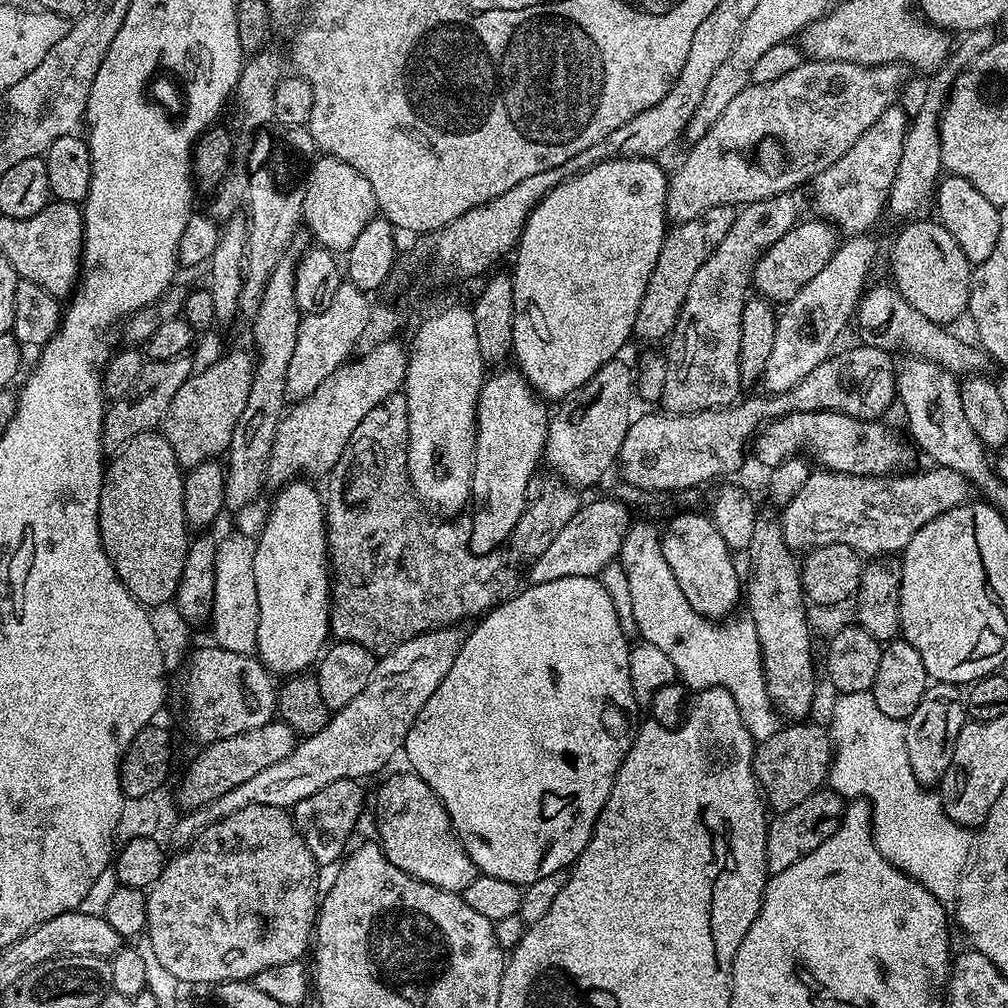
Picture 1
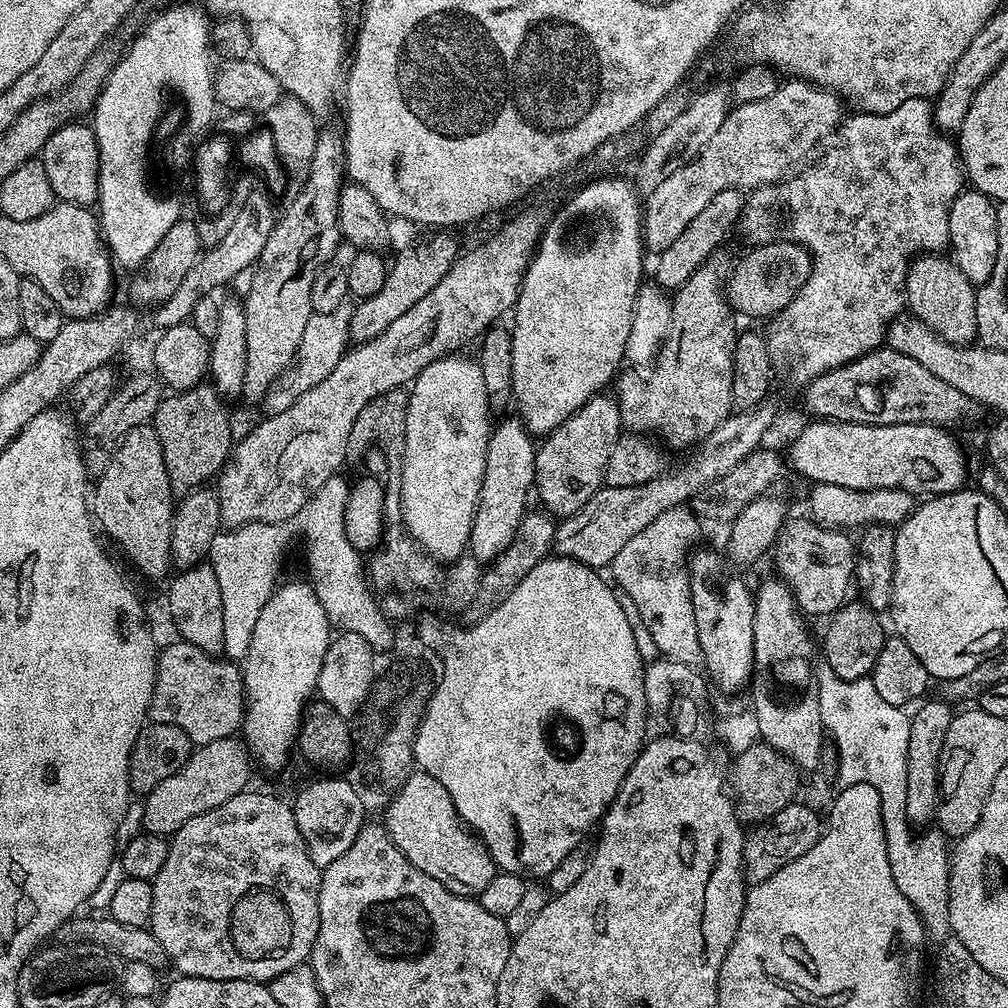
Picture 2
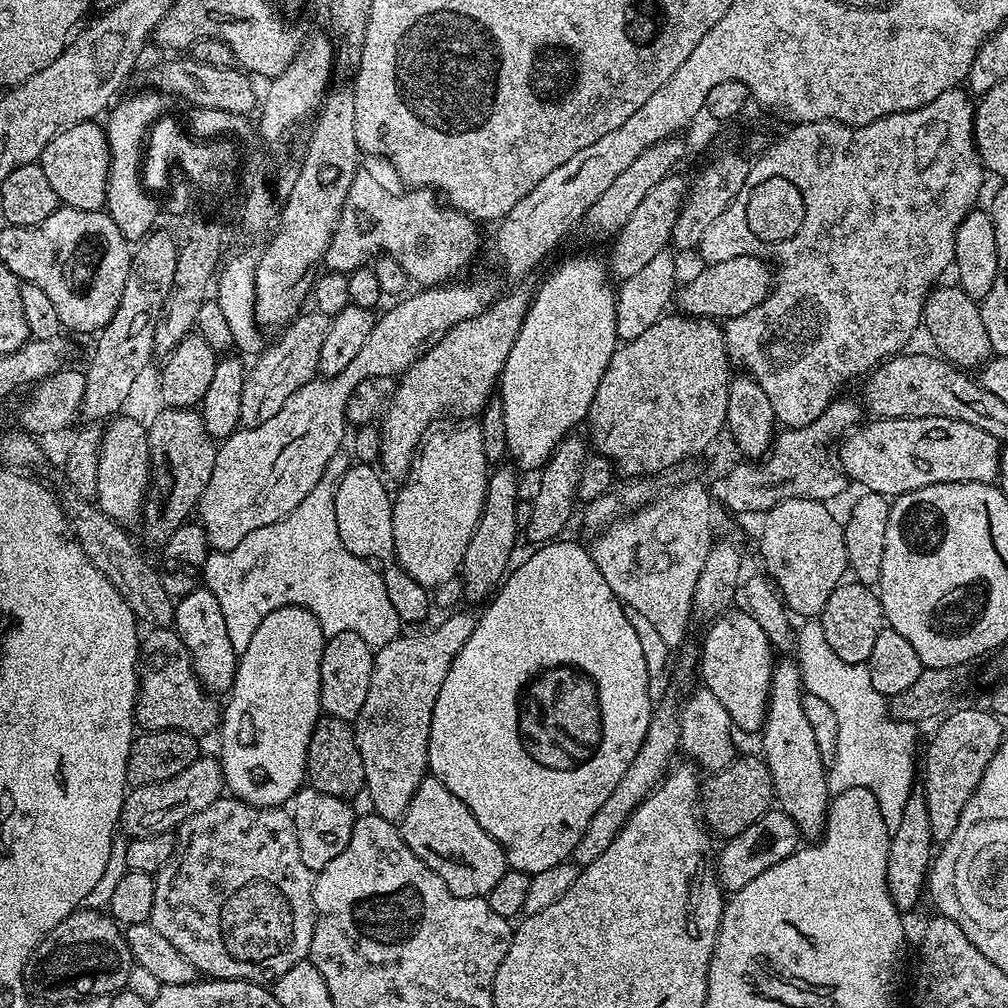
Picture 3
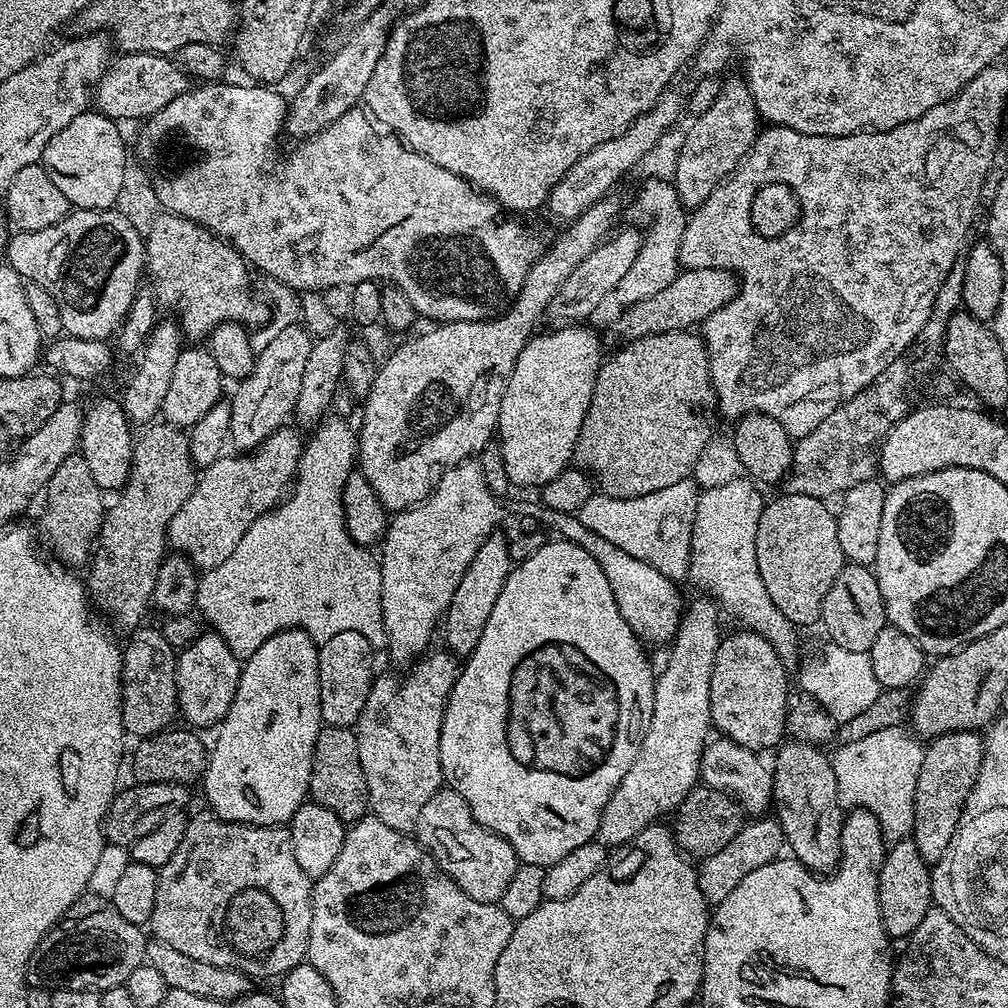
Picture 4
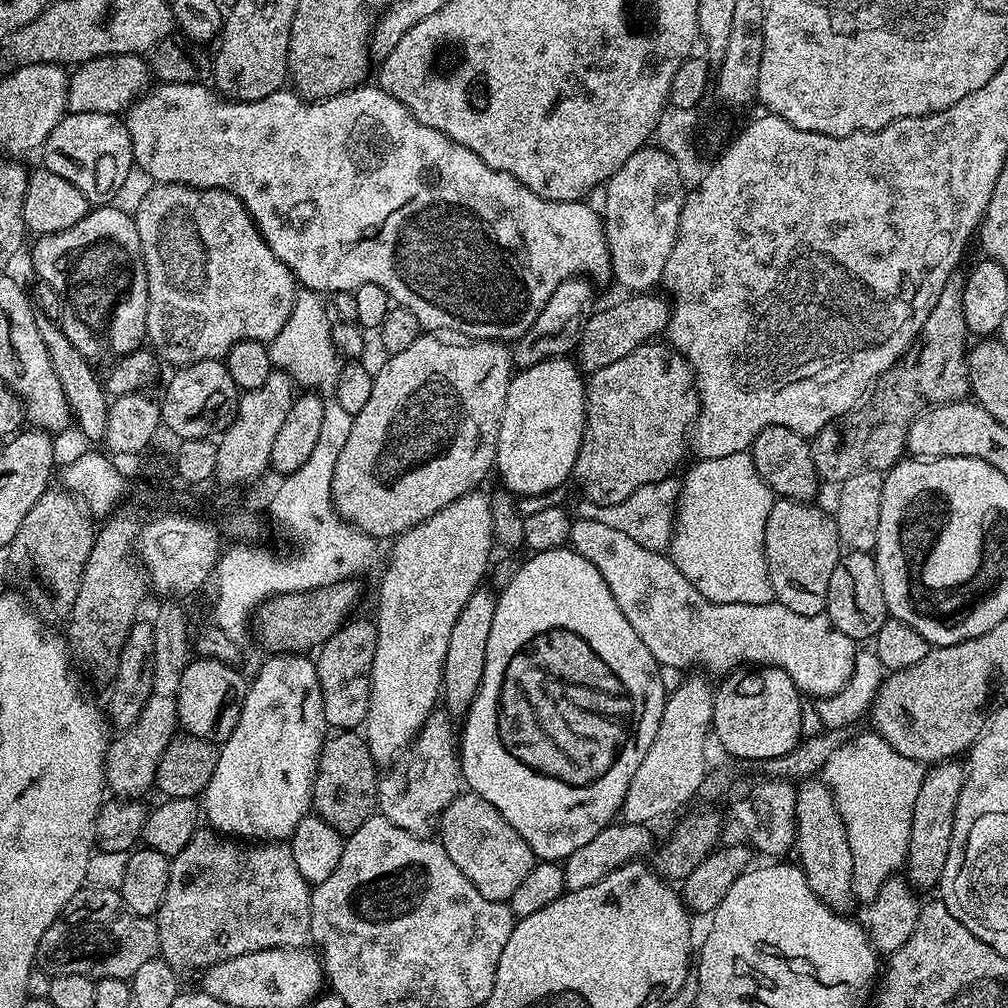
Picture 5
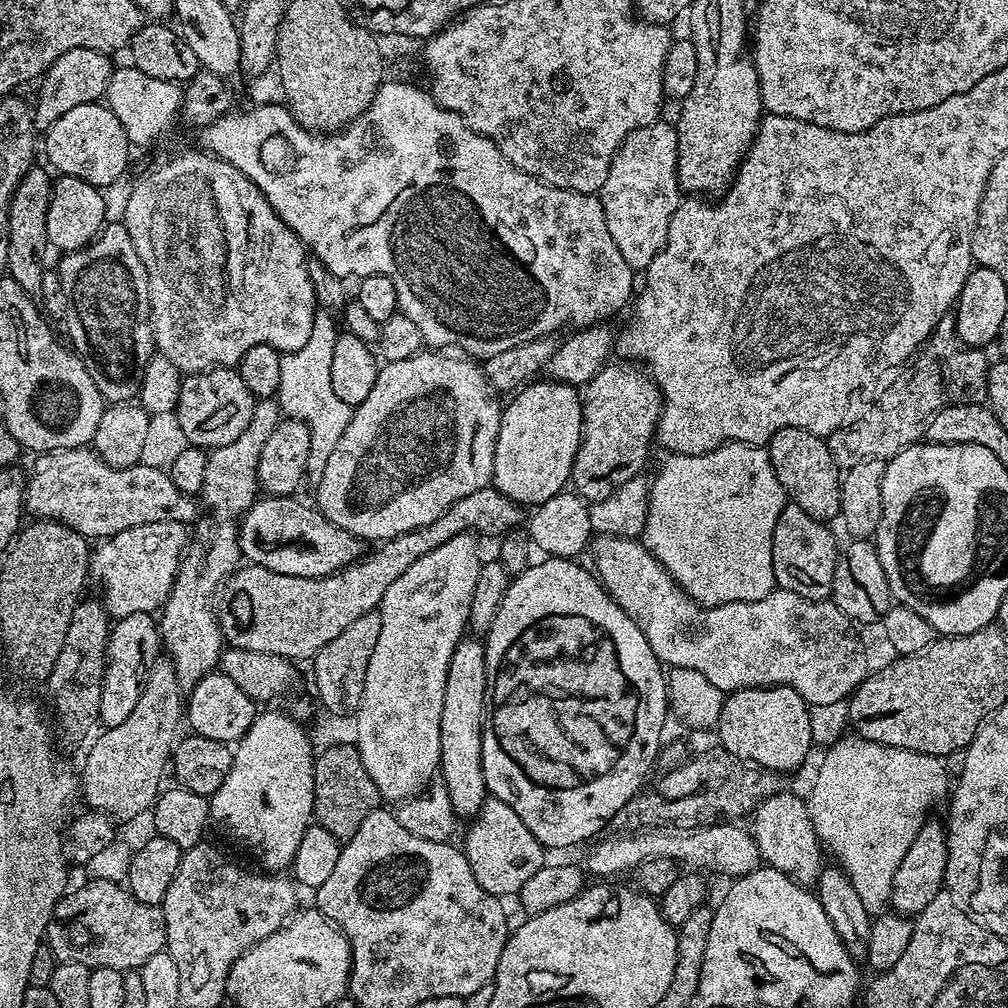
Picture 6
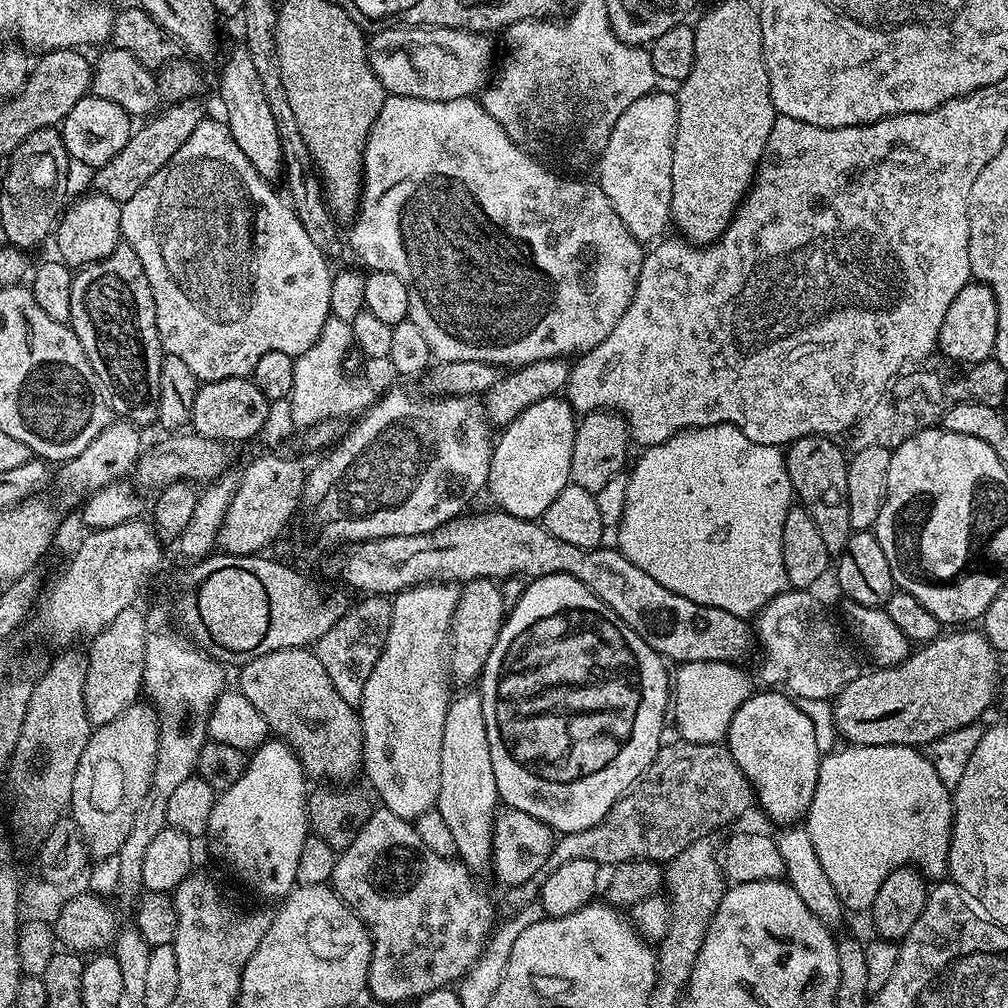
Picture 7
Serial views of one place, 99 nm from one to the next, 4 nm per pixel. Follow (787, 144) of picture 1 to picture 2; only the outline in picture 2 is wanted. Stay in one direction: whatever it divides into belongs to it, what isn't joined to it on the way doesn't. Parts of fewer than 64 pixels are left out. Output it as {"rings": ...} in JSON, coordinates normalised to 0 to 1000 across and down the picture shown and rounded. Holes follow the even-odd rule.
{"rings":[[[782,77],[768,89],[768,93],[764,93],[764,97],[729,104],[716,125],[712,125],[708,137],[700,141],[698,148],[681,165],[669,169],[656,183],[649,185],[647,190],[642,191],[637,202],[640,247],[644,251],[653,252],[664,246],[673,237],[673,232],[677,232],[677,228],[681,228],[681,224],[685,224],[685,220],[688,220],[688,216],[692,216],[692,212],[696,212],[696,208],[704,204],[704,196],[708,196],[708,192],[714,192],[716,188],[745,188],[777,180],[791,166],[789,163],[793,159],[800,158],[810,146],[813,148],[833,126],[833,103],[834,96],[829,92],[813,87],[810,83],[803,83],[800,79]]]}

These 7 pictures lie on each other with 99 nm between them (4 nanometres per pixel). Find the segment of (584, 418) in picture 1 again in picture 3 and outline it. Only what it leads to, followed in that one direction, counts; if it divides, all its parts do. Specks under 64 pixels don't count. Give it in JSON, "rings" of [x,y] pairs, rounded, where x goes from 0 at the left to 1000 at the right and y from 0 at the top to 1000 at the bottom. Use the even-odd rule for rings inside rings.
{"rings":[[[571,431],[561,433],[559,438],[550,446],[550,450],[535,465],[536,481],[532,484],[532,492],[527,493],[529,509],[524,519],[518,524],[518,532],[528,539],[528,542],[539,542],[561,531],[560,523],[567,516],[567,500],[572,499],[571,483],[573,474],[577,474],[578,464],[585,452],[585,444]]]}

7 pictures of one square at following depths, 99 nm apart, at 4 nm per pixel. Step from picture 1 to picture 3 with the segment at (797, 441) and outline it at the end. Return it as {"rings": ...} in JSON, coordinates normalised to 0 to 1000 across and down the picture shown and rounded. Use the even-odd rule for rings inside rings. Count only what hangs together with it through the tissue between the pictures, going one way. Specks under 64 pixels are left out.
{"rings":[[[869,415],[864,419],[866,421],[858,420],[840,430],[831,440],[832,463],[842,477],[850,476],[855,482],[854,485],[888,494],[903,486],[911,486],[915,482],[927,482],[935,478],[989,479],[994,441],[986,435],[986,431],[978,431],[978,427],[970,427],[970,423],[962,423],[962,419],[950,419],[946,415],[895,415],[894,417]]]}

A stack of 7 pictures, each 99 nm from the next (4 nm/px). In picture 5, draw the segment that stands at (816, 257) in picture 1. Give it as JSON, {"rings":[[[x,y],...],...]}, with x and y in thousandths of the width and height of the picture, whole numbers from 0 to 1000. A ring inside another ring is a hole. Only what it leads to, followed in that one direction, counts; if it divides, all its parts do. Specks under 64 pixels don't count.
{"rings":[[[623,292],[620,298],[607,302],[604,306],[588,309],[587,314],[577,327],[577,335],[571,340],[569,350],[576,370],[586,371],[597,367],[597,363],[605,363],[605,359],[613,359],[613,355],[621,355],[625,347],[633,347],[633,343],[644,340],[648,335],[660,328],[667,311],[666,301],[658,293]]]}

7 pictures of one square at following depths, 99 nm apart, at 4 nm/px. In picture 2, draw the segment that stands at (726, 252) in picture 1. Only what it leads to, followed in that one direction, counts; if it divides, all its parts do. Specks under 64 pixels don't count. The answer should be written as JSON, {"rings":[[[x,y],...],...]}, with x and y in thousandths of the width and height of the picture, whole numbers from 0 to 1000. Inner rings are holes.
{"rings":[[[711,248],[707,250],[706,255],[688,271],[683,279],[678,282],[675,286],[670,287],[669,293],[666,295],[667,299],[667,318],[665,319],[665,327],[663,328],[663,333],[659,336],[659,341],[655,345],[655,351],[651,355],[649,364],[646,366],[643,378],[640,379],[635,371],[627,371],[631,373],[619,373],[616,372],[614,376],[610,378],[609,386],[609,396],[612,403],[615,405],[615,413],[618,424],[622,426],[624,430],[634,430],[634,431],[646,431],[648,434],[654,435],[662,443],[664,444],[679,444],[682,440],[686,442],[690,442],[694,440],[695,438],[701,435],[706,427],[714,419],[716,419],[723,410],[727,408],[726,404],[726,352],[728,351],[728,343],[730,342],[730,335],[732,332],[732,324],[726,316],[728,316],[728,311],[726,305],[722,303],[722,295],[720,293],[720,283],[722,281],[722,275],[728,265],[727,259],[724,257],[722,259],[722,254],[718,251],[718,248]]]}

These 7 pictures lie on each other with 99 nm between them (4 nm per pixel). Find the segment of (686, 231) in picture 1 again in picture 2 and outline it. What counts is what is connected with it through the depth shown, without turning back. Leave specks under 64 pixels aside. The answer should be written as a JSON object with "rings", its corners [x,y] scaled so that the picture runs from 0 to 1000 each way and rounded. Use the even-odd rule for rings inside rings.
{"rings":[[[721,187],[714,192],[708,192],[708,196],[704,196],[704,204],[700,204],[700,208],[696,208],[696,212],[692,212],[692,216],[688,216],[688,220],[685,220],[677,232],[673,232],[673,237],[664,246],[650,255],[650,281],[659,288],[670,288],[680,282],[717,243],[714,241],[721,236],[722,229],[731,225],[738,212],[739,201],[739,191],[732,187]]]}

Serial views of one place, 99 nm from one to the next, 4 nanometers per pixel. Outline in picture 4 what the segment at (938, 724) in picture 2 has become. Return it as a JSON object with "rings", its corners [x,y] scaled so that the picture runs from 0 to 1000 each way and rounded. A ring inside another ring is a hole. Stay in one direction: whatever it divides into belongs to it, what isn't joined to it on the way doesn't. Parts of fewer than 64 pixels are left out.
{"rings":[[[904,831],[888,834],[878,844],[871,867],[871,903],[879,927],[882,931],[904,929],[907,923],[911,923],[915,911],[919,911],[919,907],[926,899],[923,859],[911,847],[911,839],[907,839]]]}

